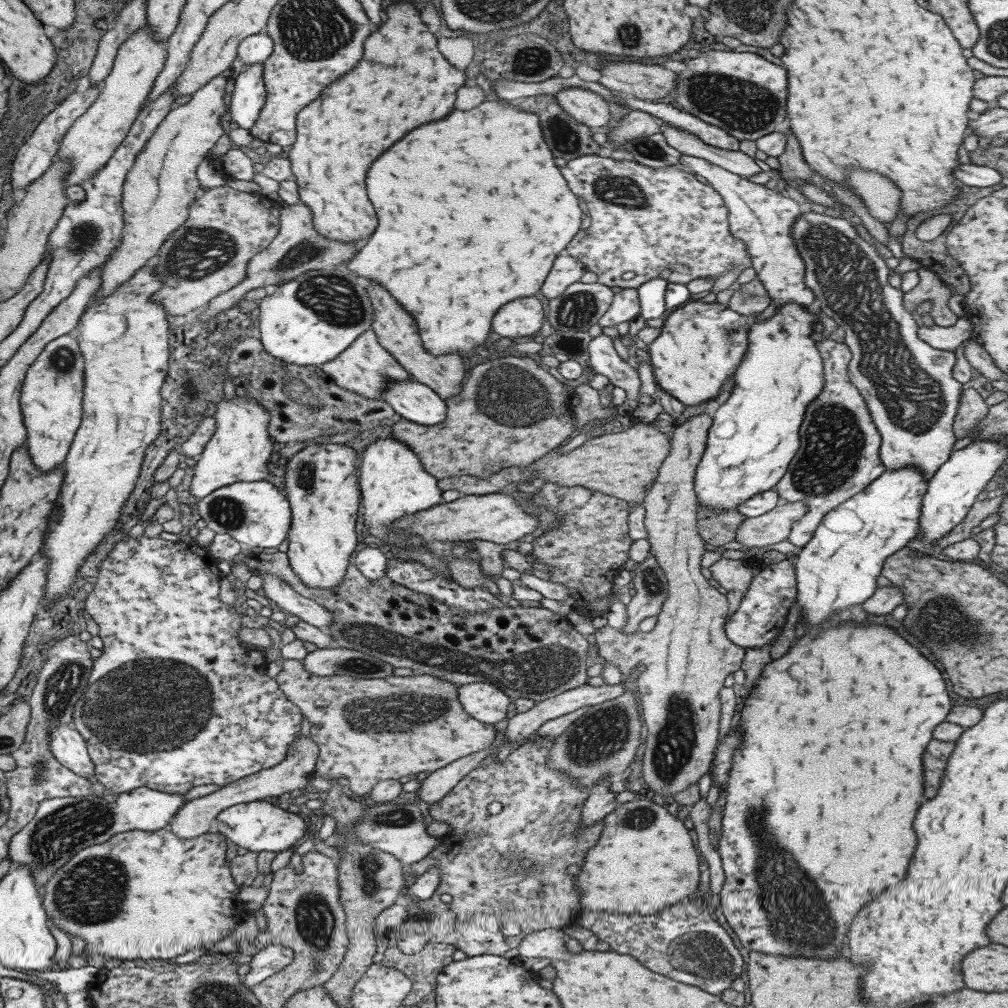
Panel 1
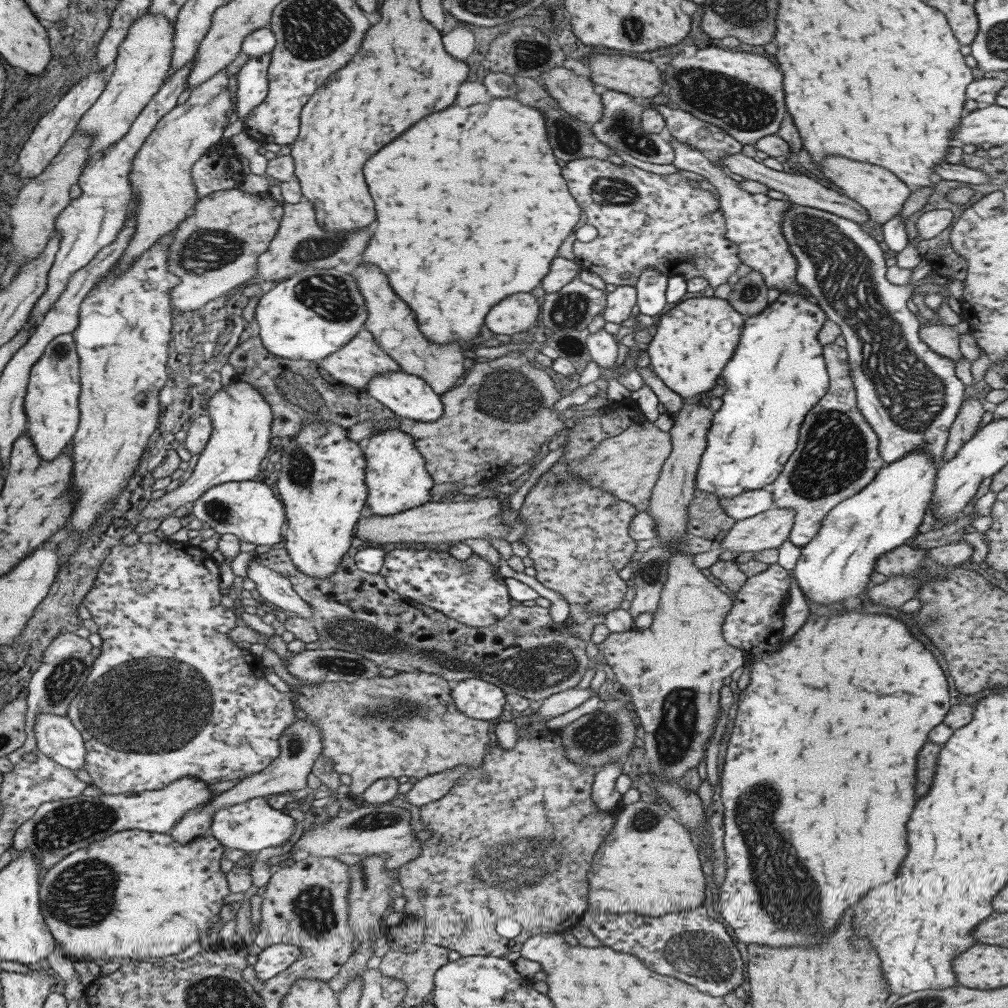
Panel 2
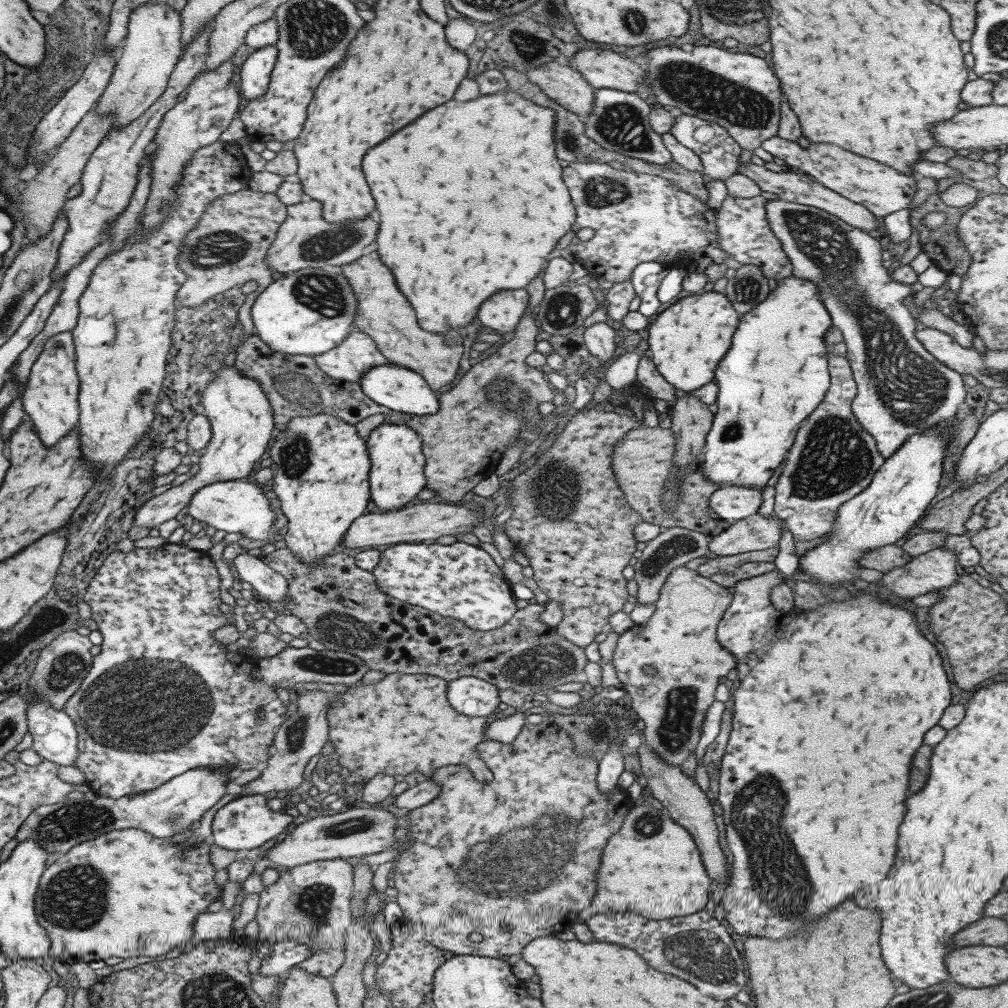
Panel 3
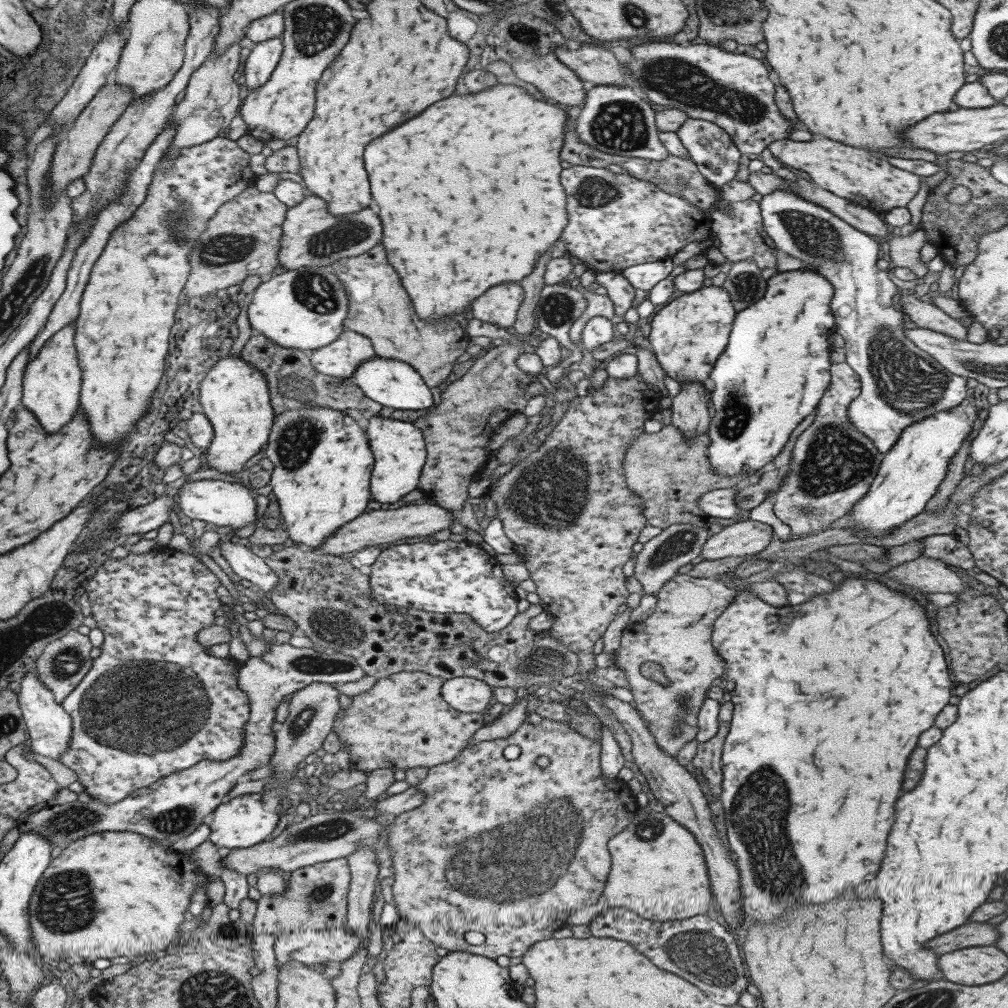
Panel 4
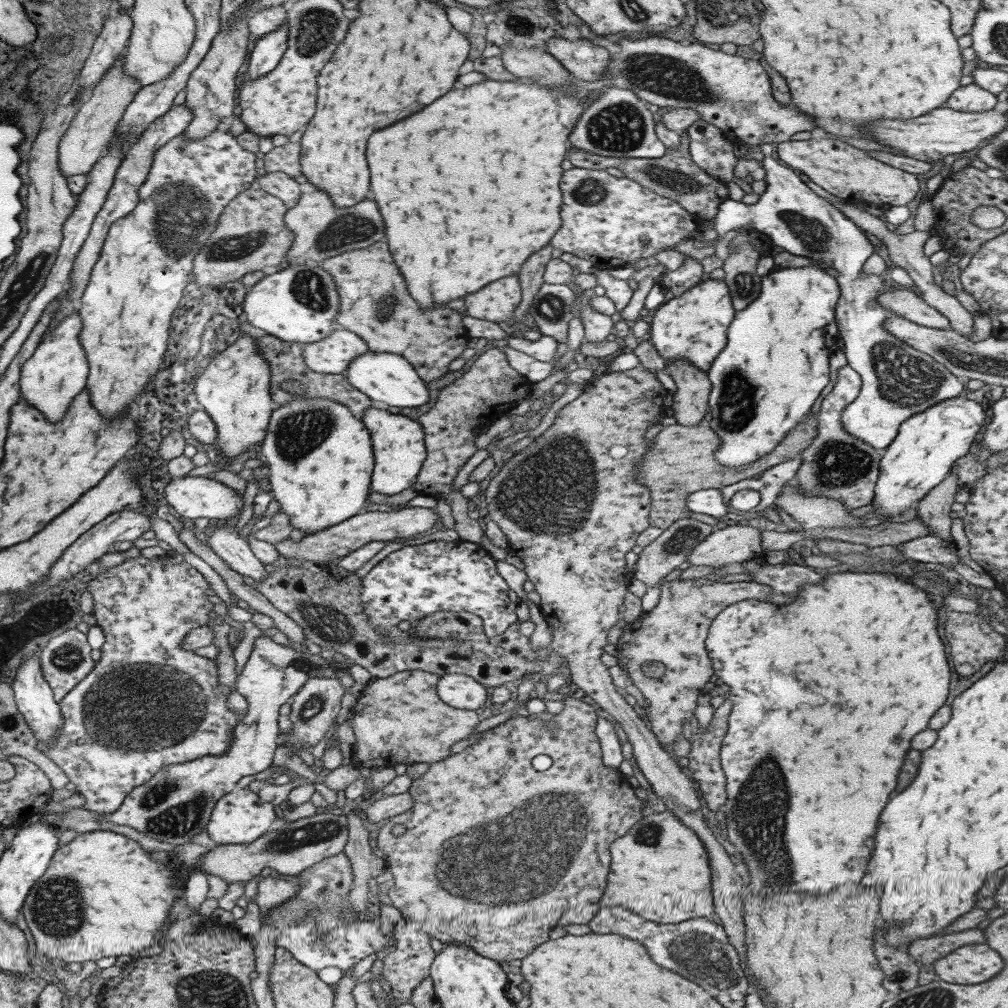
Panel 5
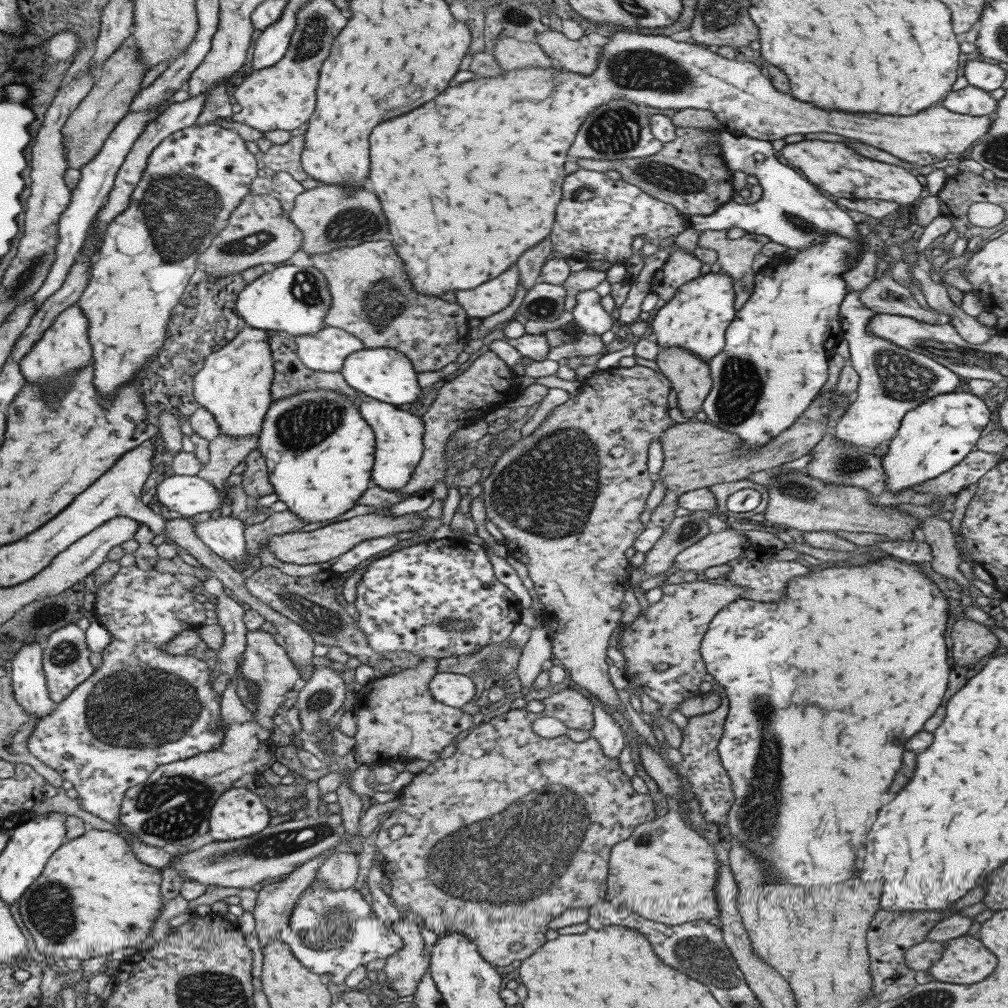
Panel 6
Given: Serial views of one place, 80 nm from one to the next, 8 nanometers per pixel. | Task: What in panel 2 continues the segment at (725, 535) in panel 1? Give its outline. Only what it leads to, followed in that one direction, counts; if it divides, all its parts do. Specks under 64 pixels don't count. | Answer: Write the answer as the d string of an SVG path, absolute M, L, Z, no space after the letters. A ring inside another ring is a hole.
M694 484L692 499L686 508L685 530L687 533L715 543L726 535L735 521L722 511L714 494L695 489Z

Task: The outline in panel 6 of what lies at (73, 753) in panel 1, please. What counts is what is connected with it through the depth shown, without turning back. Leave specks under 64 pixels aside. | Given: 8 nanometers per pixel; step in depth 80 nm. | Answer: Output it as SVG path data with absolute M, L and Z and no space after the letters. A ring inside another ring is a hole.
M33 642L22 644L10 660L13 698L36 720L43 719L56 707L47 695L41 659L42 645Z

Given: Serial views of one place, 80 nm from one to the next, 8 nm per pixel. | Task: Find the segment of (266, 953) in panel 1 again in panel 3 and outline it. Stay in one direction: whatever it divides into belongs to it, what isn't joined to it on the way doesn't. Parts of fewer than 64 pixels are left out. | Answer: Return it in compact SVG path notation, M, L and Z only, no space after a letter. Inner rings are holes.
M283 939L272 944L272 952L261 960L258 969L261 975L285 974L289 967L311 956L312 950L293 939Z

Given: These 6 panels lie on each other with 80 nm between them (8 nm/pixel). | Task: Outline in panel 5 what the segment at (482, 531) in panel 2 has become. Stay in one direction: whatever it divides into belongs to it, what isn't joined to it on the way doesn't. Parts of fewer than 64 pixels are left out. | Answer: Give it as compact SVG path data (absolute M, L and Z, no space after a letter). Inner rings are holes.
M405 507L397 511L368 511L359 512L339 524L324 528L322 531L304 535L296 542L286 539L277 541L274 544L275 550L285 559L297 559L297 561L323 562L339 560L352 550L363 546L371 541L389 542L394 538L415 536L415 534L427 534L433 531L433 524L436 521L434 509L422 507Z

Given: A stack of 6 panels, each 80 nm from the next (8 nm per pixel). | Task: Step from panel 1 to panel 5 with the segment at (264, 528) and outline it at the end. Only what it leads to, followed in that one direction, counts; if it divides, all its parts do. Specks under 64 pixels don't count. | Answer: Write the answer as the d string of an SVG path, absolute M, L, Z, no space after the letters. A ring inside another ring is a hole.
M183 476L171 479L163 488L163 498L179 516L183 518L207 518L208 520L224 521L230 516L240 513L242 497L233 489L209 477Z

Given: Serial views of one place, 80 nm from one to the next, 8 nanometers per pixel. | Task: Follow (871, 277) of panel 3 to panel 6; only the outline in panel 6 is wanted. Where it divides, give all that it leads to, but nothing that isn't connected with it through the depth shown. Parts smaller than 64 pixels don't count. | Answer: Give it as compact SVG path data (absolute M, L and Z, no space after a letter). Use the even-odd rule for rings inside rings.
M717 128L717 133L721 139L721 154L726 167L729 170L739 170L749 176L755 176L762 193L760 199L752 204L745 204L743 207L719 208L709 216L685 216L682 214L684 218L687 218L687 223L690 223L691 228L698 232L701 230L728 230L731 227L742 228L747 233L766 236L770 241L795 250L809 248L812 244L820 243L827 233L835 233L858 244L856 254L848 256L848 260L846 260L848 270L859 262L864 249L863 241L861 241L861 236L857 233L851 218L841 210L837 203L829 200L826 194L817 190L805 177L801 178L795 170L779 162L773 146L769 142L753 140L747 136L733 136L734 134L729 134L719 128ZM753 154L762 154L763 160L756 161L755 166L743 167L745 160L749 156L753 157ZM849 287L847 290L839 307L838 319L843 339L848 342L849 365L858 374L858 385L853 401L834 423L832 433L843 443L877 448L889 442L908 410L918 407L932 396L953 392L959 384L959 377L927 356L899 348L866 332L867 321L876 312L859 302L861 291L852 291Z

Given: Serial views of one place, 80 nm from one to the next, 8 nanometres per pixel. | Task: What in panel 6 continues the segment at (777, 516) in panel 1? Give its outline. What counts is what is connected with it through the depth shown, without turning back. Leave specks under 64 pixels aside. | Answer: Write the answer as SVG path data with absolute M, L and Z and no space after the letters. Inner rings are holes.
M739 530L709 533L675 556L672 572L699 573L709 567L725 565L727 561L741 558L742 552L751 544Z

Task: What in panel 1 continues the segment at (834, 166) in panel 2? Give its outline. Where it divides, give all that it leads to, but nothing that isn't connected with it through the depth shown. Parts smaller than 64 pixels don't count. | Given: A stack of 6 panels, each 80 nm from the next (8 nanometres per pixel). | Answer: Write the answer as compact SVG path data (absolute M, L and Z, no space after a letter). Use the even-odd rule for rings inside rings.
M857 168L849 170L847 182L875 221L887 226L895 218L900 199L899 188L895 188L895 184L889 184L889 180L879 174L863 172Z

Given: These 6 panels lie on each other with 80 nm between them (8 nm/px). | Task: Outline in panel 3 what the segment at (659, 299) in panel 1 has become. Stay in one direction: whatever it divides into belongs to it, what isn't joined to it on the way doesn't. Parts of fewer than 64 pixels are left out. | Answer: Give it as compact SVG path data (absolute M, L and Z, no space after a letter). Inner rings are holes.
M642 262L631 270L629 281L634 288L635 295L640 298L637 309L639 314L651 319L652 314L661 311L663 305L656 297L656 290L668 269L669 267L665 268L658 262Z

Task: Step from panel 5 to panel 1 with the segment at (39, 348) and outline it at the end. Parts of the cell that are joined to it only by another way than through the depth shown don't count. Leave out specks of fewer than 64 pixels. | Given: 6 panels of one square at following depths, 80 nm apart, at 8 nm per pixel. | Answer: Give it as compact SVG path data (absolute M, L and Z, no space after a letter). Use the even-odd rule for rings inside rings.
M65 333L48 342L27 368L19 395L27 433L24 442L31 462L41 472L63 464L81 422L84 366L77 341Z

